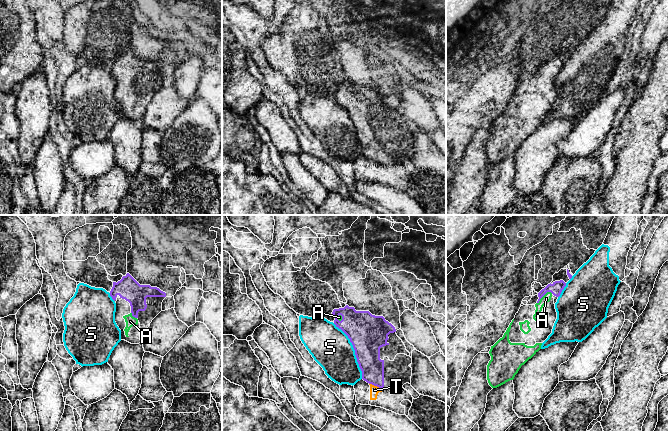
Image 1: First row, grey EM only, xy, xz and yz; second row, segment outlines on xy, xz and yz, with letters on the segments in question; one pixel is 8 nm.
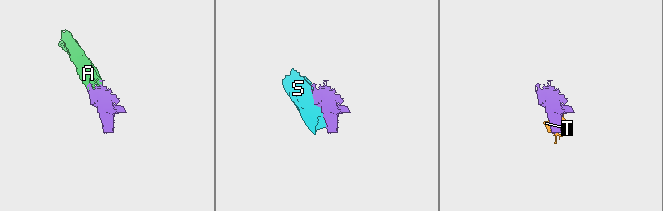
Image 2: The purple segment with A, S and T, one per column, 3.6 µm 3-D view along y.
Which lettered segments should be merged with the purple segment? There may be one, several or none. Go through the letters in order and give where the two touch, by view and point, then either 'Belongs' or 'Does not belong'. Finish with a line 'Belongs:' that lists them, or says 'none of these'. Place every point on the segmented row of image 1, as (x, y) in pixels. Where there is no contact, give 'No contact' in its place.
A: Touches purple at yz (544, 294). Belongs
S: Touches purple at xz (354, 349). Does not belong
T: Touches purple at xz (376, 385). Does not belong
Belongs: A

